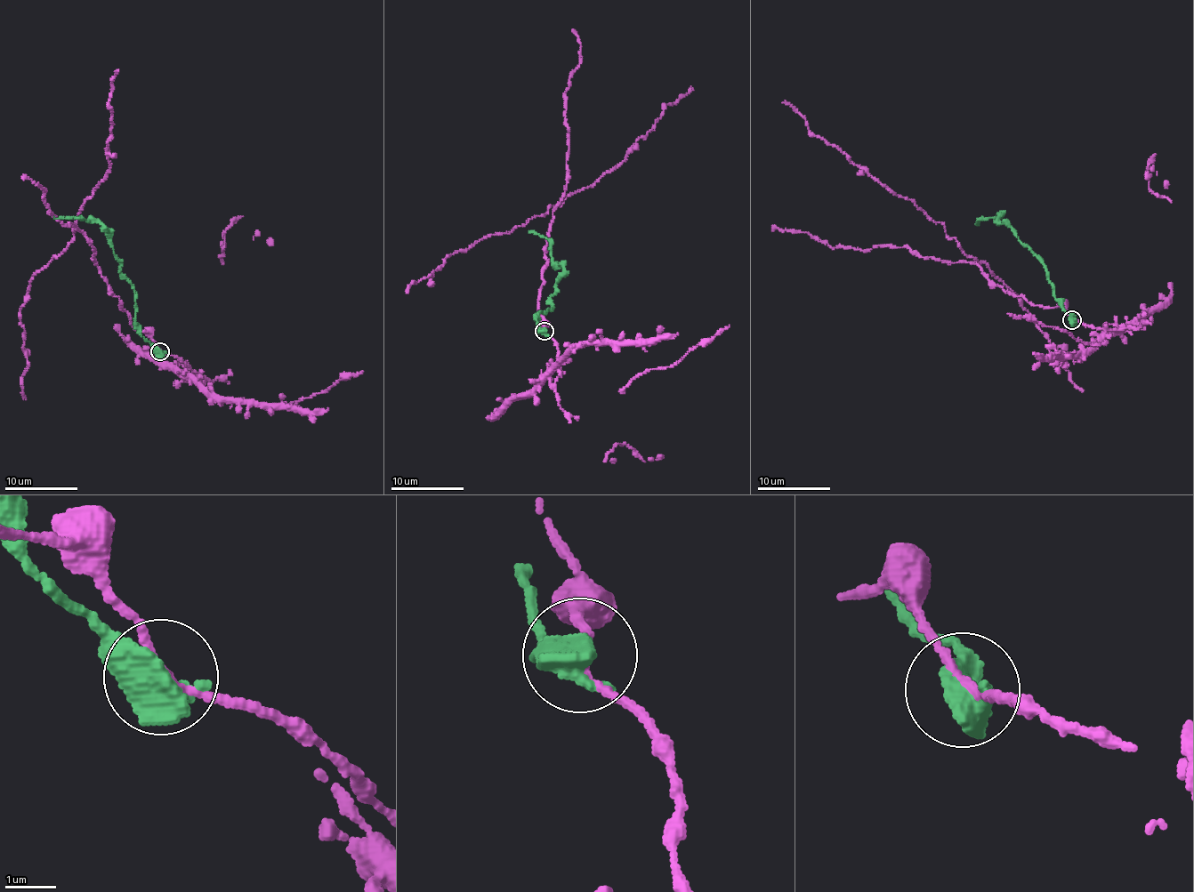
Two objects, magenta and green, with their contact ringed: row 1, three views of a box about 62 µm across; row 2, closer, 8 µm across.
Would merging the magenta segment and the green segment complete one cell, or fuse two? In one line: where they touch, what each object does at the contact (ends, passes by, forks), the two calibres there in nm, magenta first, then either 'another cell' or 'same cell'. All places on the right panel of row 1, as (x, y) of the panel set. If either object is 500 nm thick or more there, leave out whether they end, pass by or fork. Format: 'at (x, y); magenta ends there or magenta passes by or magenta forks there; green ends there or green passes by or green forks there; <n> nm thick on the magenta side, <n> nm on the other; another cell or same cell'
at (1071, 320); 160 nm thick on the magenta side, 750 nm on the other; another cell

